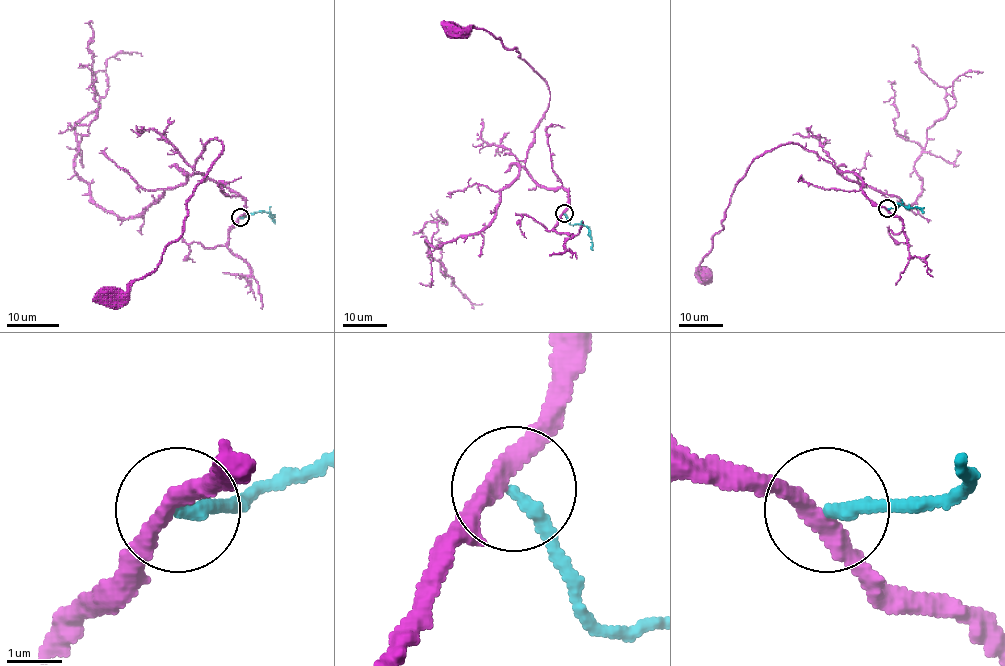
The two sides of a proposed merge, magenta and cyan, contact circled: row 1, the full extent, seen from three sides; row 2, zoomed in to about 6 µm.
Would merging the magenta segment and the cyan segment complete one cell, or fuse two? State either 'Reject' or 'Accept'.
Reject

